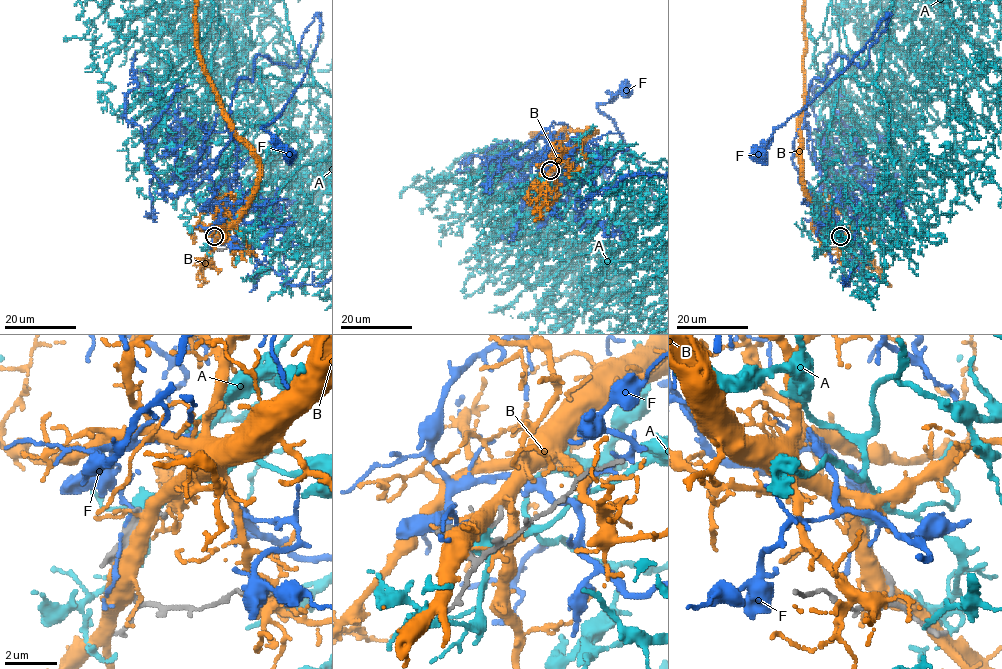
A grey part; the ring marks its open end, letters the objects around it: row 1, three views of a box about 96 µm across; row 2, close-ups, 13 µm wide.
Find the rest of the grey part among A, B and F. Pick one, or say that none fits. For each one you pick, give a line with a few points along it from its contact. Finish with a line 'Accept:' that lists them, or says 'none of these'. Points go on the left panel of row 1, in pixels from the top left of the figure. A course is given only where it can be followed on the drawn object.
Accept: A

